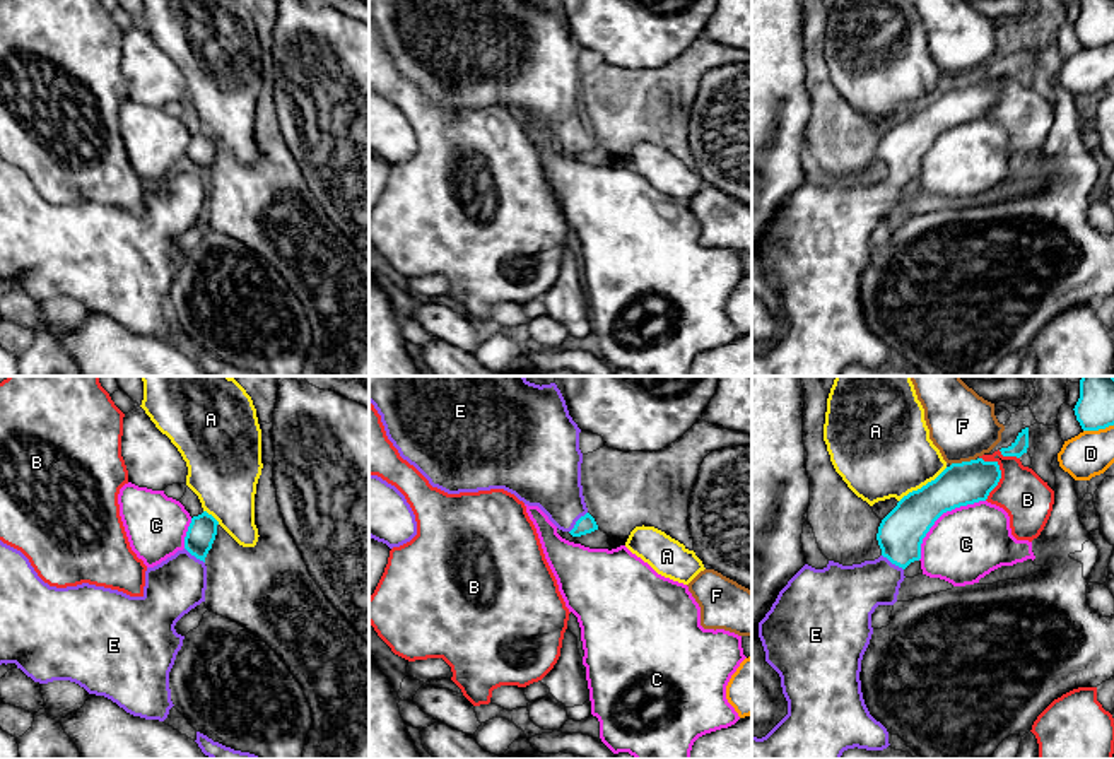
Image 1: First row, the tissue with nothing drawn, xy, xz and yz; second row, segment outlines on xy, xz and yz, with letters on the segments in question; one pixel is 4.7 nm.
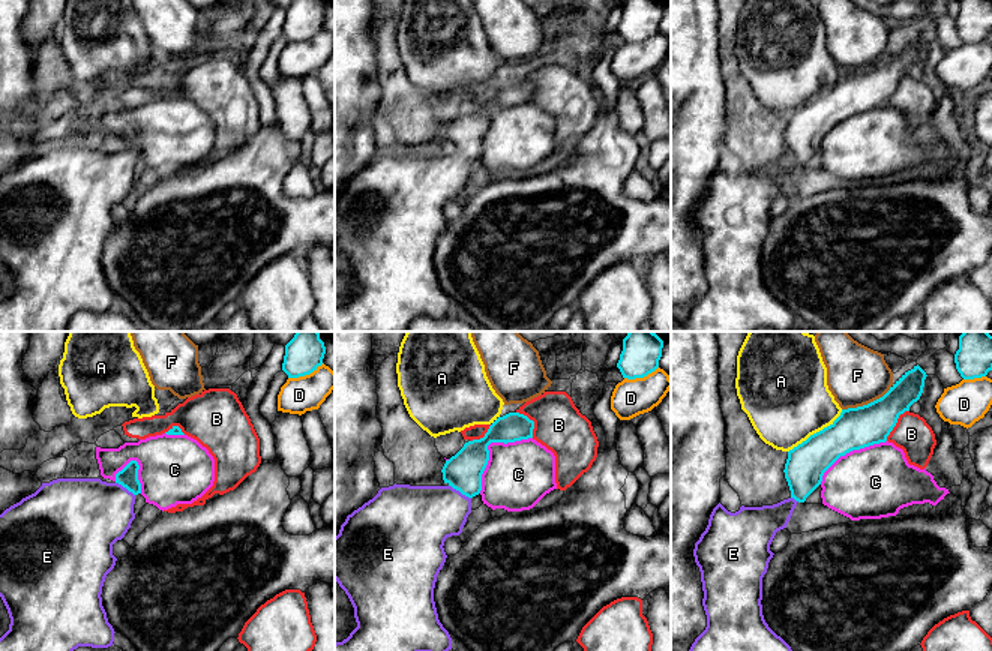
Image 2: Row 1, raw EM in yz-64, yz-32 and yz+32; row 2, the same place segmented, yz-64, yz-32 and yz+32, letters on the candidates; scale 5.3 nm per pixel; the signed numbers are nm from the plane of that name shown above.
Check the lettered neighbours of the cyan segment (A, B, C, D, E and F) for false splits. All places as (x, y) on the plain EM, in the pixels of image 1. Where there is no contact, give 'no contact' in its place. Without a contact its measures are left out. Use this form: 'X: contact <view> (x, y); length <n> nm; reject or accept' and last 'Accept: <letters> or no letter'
A: contact yz (923, 103); length 280 nm; reject
B: contact yz (1000, 91); length 220 nm; reject
C: contact yz (940, 132); length 420 nm; reject
D: contact yz (1097, 47); length 150 nm; reject
E: contact xz (576, 139); length 130 nm; accept
F: contact yz (962, 79); length 120 nm; reject
Accept: E

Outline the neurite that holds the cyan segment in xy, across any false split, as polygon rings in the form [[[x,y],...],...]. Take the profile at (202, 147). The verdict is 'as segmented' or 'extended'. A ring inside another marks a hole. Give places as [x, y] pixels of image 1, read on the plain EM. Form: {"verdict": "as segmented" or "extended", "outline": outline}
{"verdict": "extended", "outline": [[[207,128],[193,133],[185,166],[147,185],[142,214],[89,200],[50,203],[21,168],[0,157],[0,282],[15,280],[39,301],[75,299],[133,333],[164,338],[174,323],[169,289],[185,256],[174,243],[205,219],[205,174],[215,157],[217,142]]]}

